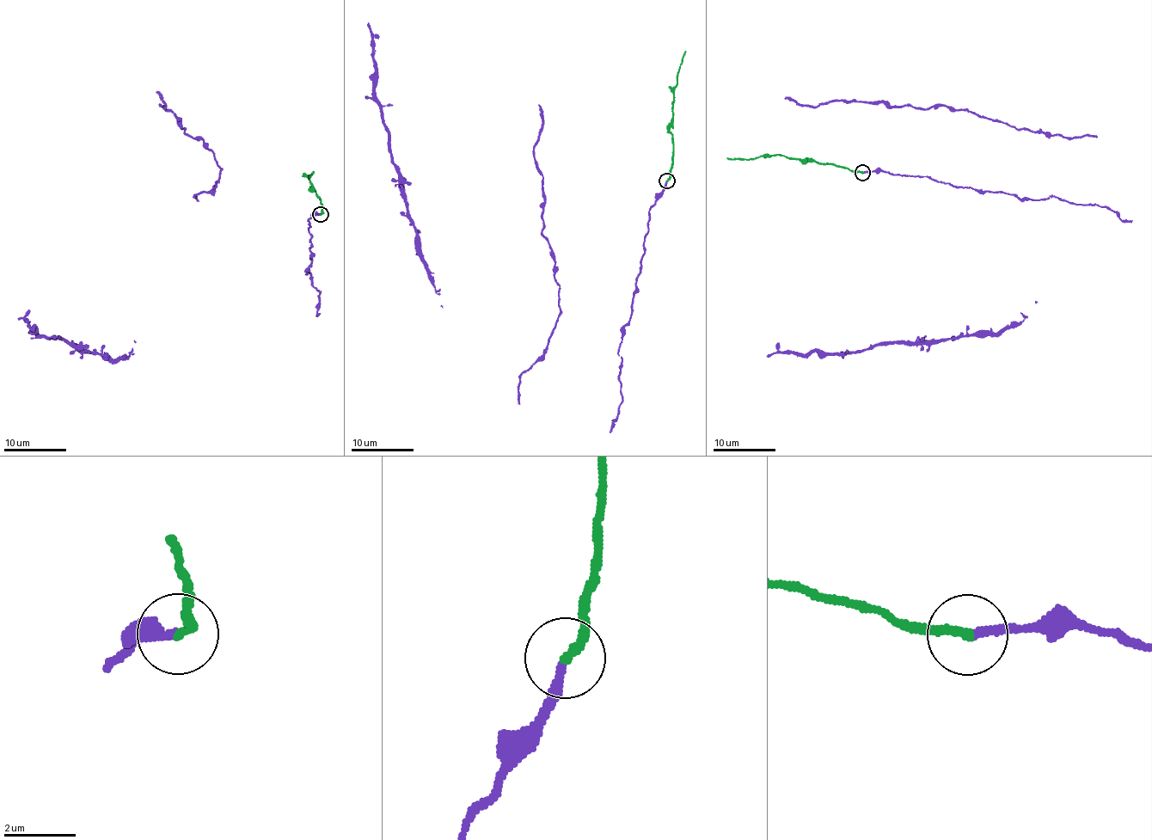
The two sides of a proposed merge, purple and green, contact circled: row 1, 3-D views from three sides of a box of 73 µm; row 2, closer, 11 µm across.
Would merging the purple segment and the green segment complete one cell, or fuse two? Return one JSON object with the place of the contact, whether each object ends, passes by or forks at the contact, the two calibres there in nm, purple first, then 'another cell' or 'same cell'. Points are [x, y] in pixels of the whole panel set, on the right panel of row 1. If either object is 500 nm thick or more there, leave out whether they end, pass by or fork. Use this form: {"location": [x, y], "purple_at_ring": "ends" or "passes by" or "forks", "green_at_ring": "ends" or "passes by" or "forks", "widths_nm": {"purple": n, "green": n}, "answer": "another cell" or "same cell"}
{"location": [862, 172], "purple_at_ring": "ends", "green_at_ring": "ends", "widths_nm": {"purple": 200, "green": 280}, "answer": "same cell"}

